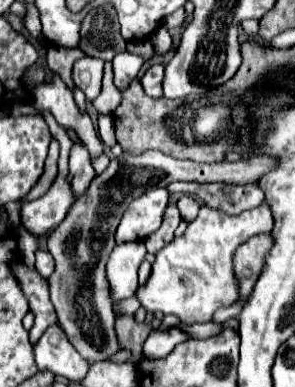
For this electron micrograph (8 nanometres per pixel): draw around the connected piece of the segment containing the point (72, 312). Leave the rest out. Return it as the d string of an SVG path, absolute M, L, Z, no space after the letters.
M144 151L142 155L126 155L112 159L104 173L96 175L84 197L78 197L66 219L52 231L48 237L48 251L56 261L56 271L50 275L50 299L58 315L58 323L68 335L70 343L78 349L88 365L108 361L114 353L120 351L114 331L114 313L112 301L108 297L108 283L104 275L106 261L114 249L116 225L122 219L122 213L128 209L130 201L154 187L166 187L172 181L226 181L226 183L248 183L256 181L260 175L272 169L272 159L268 157L244 157L240 161L220 161L220 163L194 163L180 161L160 151Z

